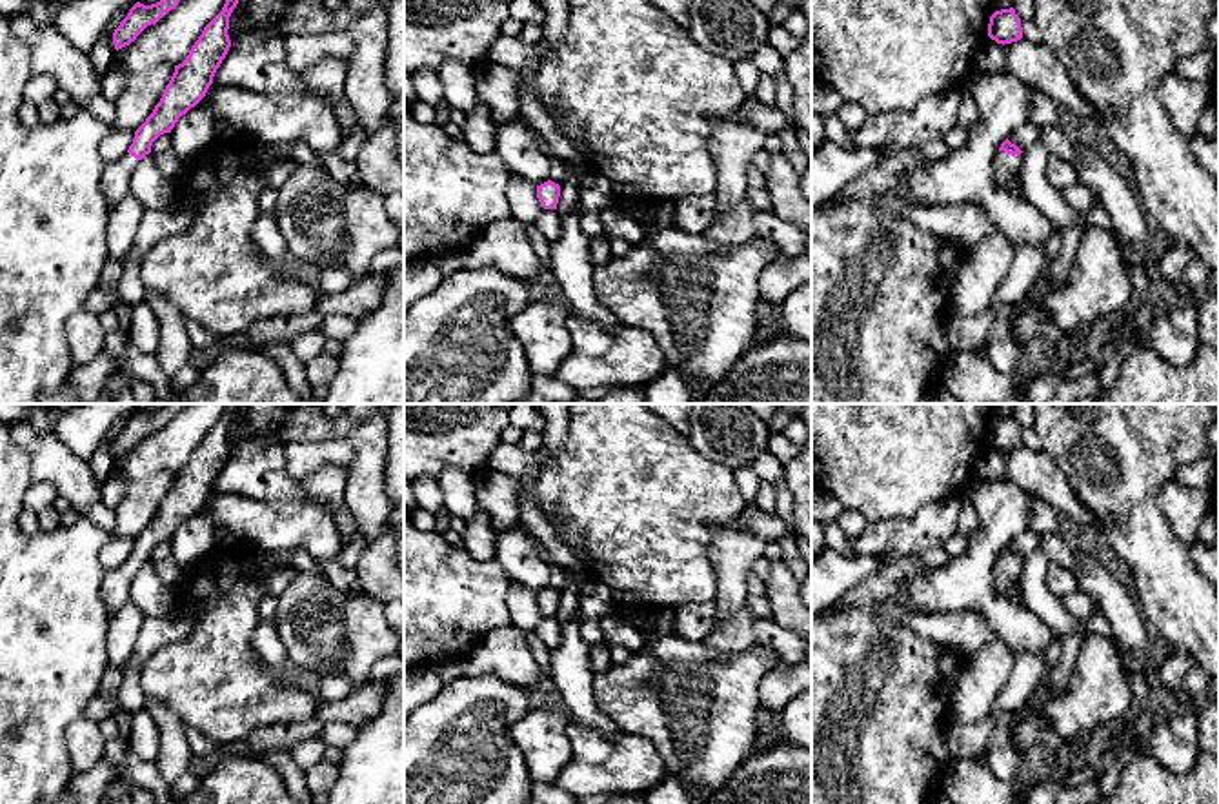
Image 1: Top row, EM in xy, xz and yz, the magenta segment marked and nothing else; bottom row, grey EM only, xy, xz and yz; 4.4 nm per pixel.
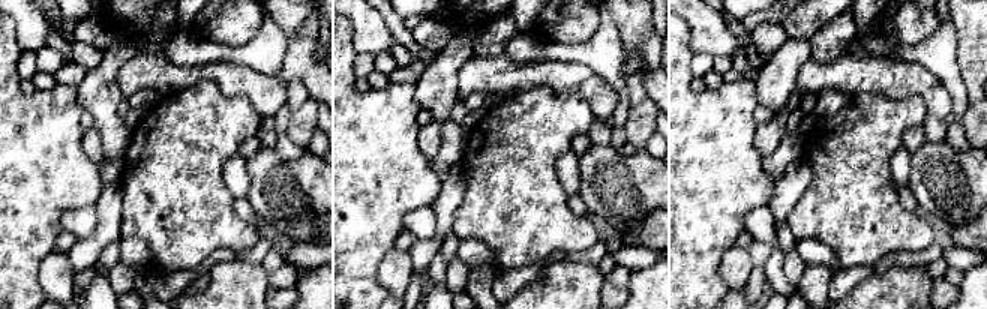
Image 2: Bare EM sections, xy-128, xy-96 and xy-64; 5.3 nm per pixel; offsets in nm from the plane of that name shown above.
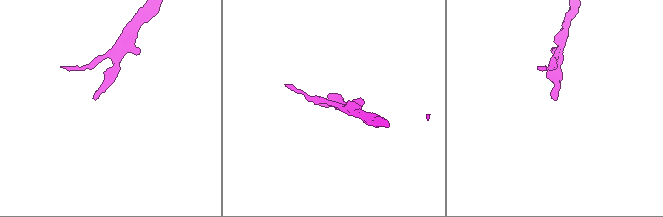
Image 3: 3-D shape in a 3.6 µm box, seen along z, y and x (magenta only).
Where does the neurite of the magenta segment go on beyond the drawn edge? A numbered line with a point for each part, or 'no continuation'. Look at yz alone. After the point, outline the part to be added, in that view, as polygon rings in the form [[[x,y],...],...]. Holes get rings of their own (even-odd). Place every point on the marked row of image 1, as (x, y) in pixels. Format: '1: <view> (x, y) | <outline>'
1: yz (1007, 168) | [[[997,151],[993,160],[993,175],[995,182],[1002,191],[1010,191],[1010,182],[1021,176],[1023,153],[1008,155],[1004,151]]]

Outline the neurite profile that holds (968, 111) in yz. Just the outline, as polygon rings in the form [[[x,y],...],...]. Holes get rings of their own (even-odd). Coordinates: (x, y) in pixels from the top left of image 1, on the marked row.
[[[964,95],[957,109],[957,126],[970,127],[979,116],[977,102],[972,95]]]

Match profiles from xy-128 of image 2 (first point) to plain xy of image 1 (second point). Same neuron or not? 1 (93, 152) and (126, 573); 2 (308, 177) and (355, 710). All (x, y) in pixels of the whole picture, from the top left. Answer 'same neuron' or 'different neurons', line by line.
1: same neuron
2: different neurons

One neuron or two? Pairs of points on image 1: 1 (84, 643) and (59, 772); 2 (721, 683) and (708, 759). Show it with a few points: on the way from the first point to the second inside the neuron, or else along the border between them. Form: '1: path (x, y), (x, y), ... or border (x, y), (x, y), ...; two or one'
1: path (51, 675), (51, 739); one
2: path (717, 701), (710, 741); one

